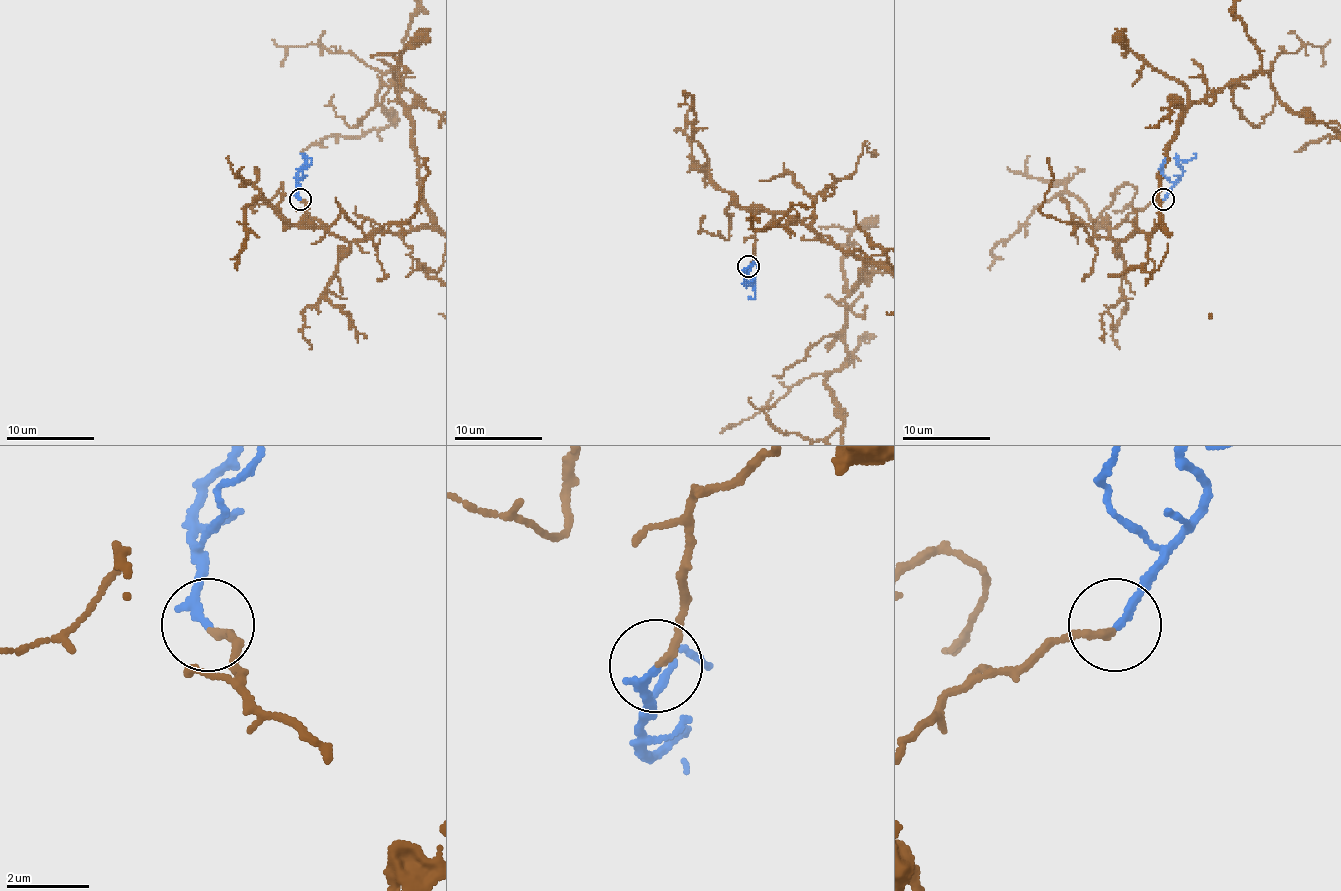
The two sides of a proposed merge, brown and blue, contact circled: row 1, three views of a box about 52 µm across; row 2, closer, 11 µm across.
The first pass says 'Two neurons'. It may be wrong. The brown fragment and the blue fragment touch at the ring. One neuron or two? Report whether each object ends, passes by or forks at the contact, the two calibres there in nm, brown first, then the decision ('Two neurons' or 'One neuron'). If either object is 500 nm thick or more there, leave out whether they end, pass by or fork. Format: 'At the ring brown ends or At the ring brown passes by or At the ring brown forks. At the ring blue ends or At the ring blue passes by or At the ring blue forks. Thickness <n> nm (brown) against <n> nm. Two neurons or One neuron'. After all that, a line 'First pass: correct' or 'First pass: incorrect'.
At the ring brown ends. At the ring blue ends. Thickness 190 nm (brown) against 200 nm. One neuron
First pass: incorrect

